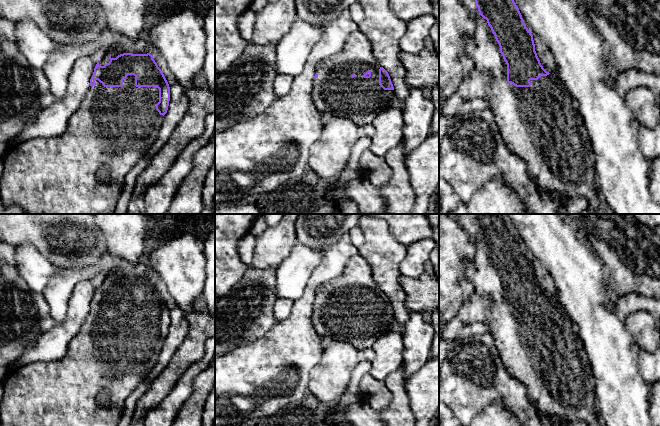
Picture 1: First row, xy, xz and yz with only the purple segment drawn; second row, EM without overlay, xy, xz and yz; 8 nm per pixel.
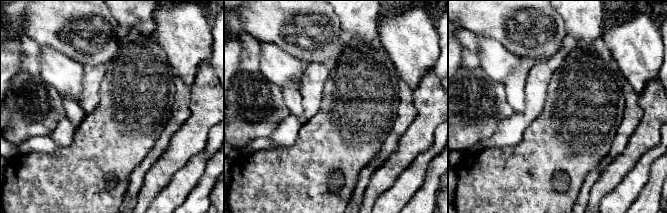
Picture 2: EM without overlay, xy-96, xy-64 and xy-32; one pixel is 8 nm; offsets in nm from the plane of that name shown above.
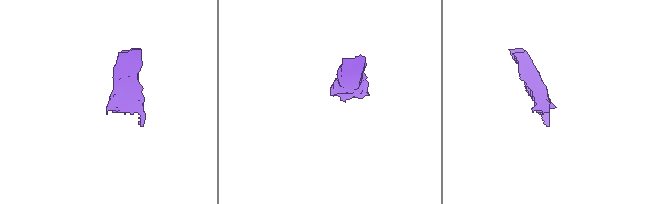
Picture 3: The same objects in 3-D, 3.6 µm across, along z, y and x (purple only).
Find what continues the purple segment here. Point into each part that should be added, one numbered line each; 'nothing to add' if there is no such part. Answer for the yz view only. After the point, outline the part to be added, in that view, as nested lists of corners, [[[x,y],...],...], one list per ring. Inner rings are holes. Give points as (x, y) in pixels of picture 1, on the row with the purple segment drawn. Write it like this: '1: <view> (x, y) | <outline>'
1: yz (540, 124) | [[[458,0],[468,10],[475,22],[473,37],[463,36],[467,52],[474,62],[475,69],[492,75],[493,81],[486,90],[485,100],[495,116],[495,123],[505,144],[511,152],[522,158],[527,165],[530,177],[535,181],[538,190],[546,193],[557,193],[561,199],[583,197],[587,200],[588,209],[597,214],[607,214],[608,207],[603,201],[597,186],[596,159],[591,140],[580,112],[575,108],[573,98],[552,75],[541,76],[538,80],[530,80],[530,87],[516,87],[507,82],[507,64],[500,53],[500,47],[484,19],[475,6],[475,0]]]

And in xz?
1: xz (335, 91) | [[[359,30],[353,32],[347,38],[343,49],[330,57],[321,60],[315,70],[317,78],[313,79],[312,99],[314,105],[321,114],[329,112],[331,114],[357,114],[371,113],[373,111],[383,111],[390,107],[394,98],[394,90],[384,90],[379,85],[380,64],[375,58],[370,41]]]

